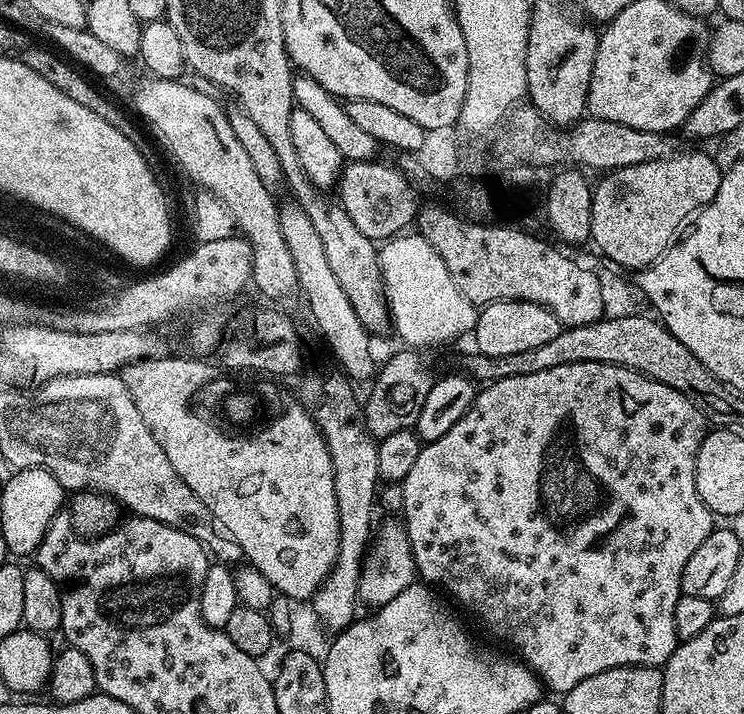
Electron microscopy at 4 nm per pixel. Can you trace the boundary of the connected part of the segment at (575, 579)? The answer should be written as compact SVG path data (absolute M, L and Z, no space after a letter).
M570 362L566 366L554 366L551 370L538 370L538 374L522 374L514 378L502 378L501 380L485 383L477 391L470 410L466 410L466 414L462 414L462 418L458 418L458 422L454 422L454 426L450 426L450 430L446 430L446 434L442 434L442 438L427 441L421 447L418 459L414 462L410 474L406 474L406 478L402 482L404 492L404 507L402 509L402 516L404 517L402 517L402 520L408 530L410 546L416 559L416 571L419 579L432 586L441 584L450 595L457 596L474 615L481 616L498 635L505 636L521 652L519 655L535 669L541 681L547 687L549 684L557 694L574 690L574 686L578 686L578 682L582 682L582 678L591 678L593 674L602 674L602 670L610 670L611 668L626 666L627 664L647 664L649 666L663 666L667 664L668 659L674 654L678 643L676 607L682 595L682 578L686 570L686 564L690 562L694 552L702 546L702 542L706 542L706 538L714 530L714 523L712 524L714 514L700 497L698 482L696 481L696 459L706 435L704 424L706 425L704 413L700 411L700 408L685 392L674 390L662 382L651 380L649 376L643 376L641 372L635 372L617 364L607 364L606 362Z

